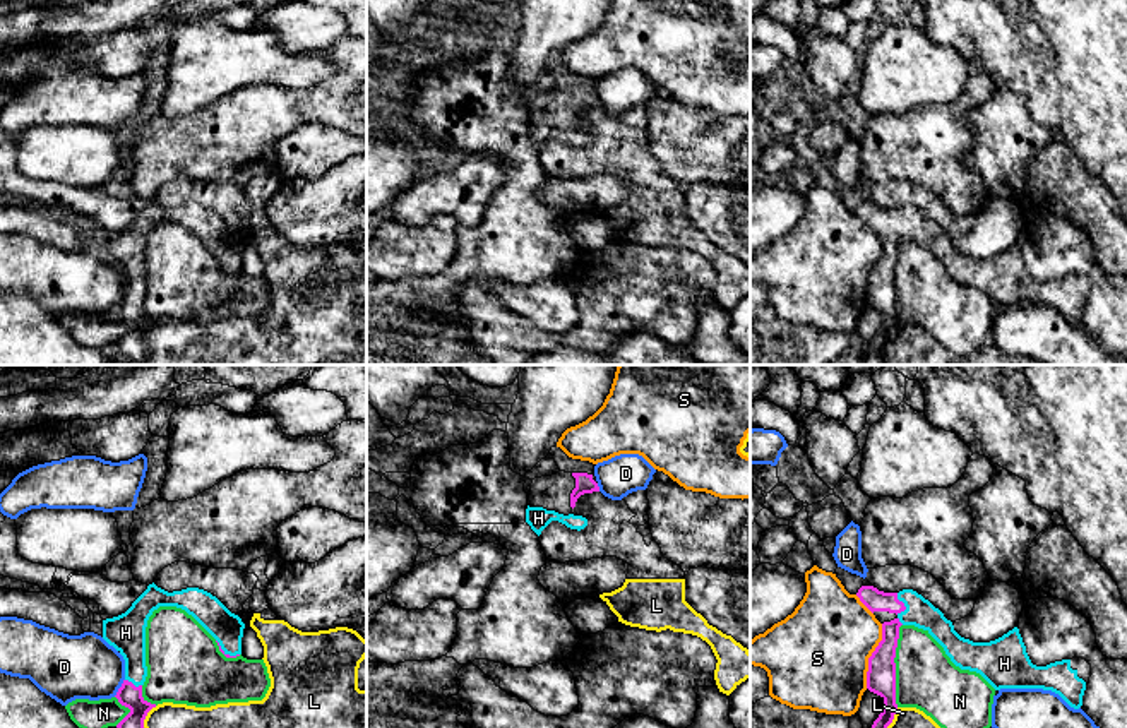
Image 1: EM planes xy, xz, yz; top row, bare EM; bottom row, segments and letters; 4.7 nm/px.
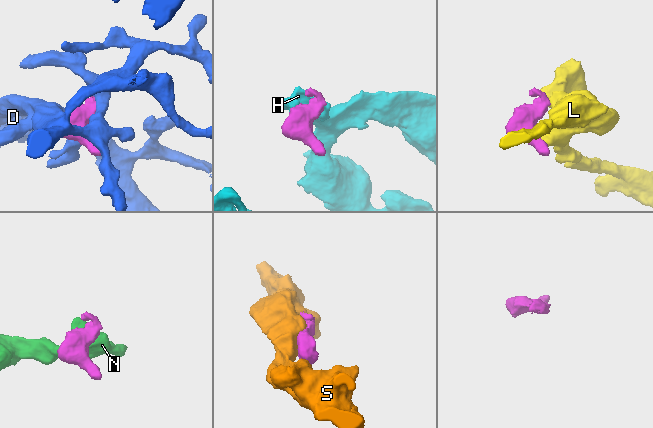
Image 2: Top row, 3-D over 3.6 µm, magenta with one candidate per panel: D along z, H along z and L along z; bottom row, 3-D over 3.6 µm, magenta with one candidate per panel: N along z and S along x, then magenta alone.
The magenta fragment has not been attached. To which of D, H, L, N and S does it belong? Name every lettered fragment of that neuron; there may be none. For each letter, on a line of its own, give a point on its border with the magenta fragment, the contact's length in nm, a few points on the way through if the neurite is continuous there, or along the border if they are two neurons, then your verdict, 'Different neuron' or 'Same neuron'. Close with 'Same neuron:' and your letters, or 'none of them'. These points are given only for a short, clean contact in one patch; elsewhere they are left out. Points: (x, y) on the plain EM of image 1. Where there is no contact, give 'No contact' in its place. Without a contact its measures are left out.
D: Touches magenta at xy (120, 304). Shared border 100 nm. Different neuron
H: Touches magenta at yz (903, 220). Shared border 110 nm. Same neuron
L: Touches magenta at xy (143, 343). Shared border 220 nm. Different neuron
N: Touches magenta at yz (894, 281). Shared border 400 nm. Different neuron
S: Touches magenta at yz (870, 273). Shared border 320 nm. Different neuron
Same neuron: H

